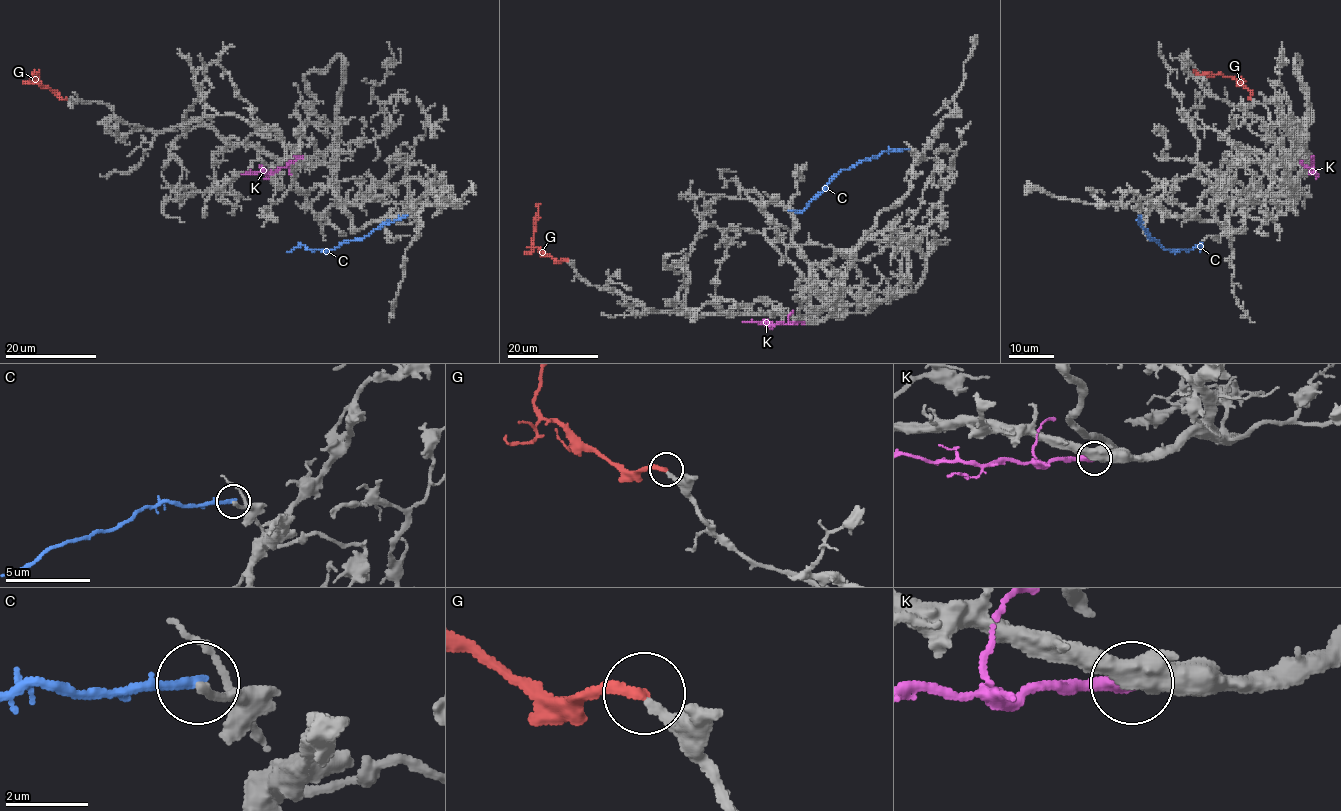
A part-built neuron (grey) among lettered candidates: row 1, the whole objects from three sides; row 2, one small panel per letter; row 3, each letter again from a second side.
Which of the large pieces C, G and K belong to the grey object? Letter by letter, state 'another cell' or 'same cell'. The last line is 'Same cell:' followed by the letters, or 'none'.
C: another cell
G: same cell
K: another cell
Same cell: G

